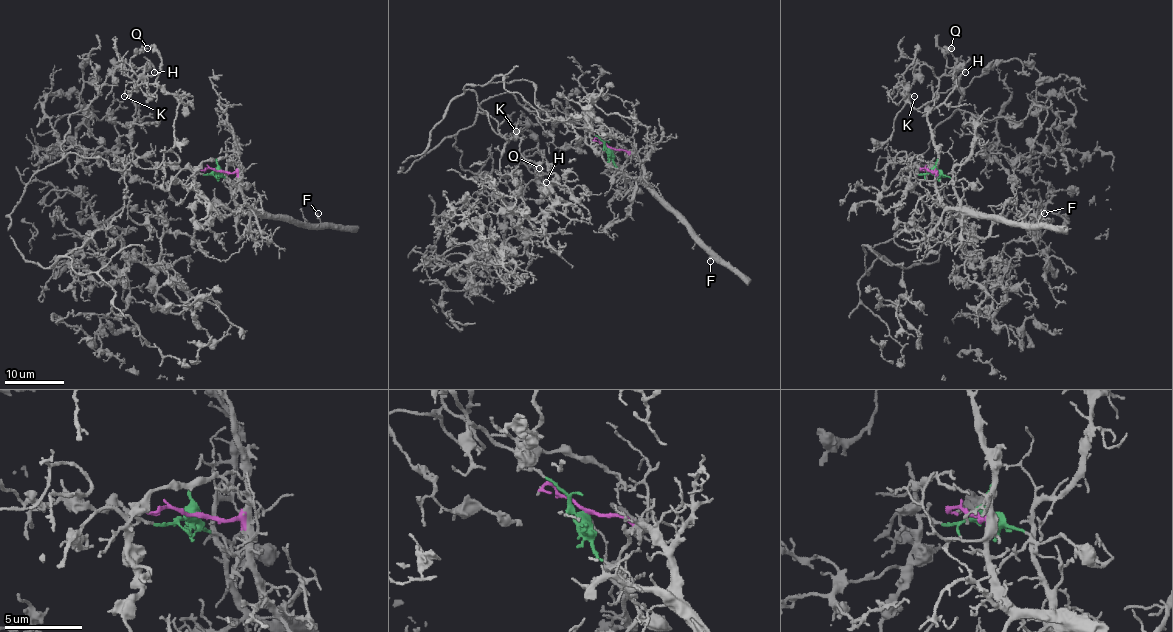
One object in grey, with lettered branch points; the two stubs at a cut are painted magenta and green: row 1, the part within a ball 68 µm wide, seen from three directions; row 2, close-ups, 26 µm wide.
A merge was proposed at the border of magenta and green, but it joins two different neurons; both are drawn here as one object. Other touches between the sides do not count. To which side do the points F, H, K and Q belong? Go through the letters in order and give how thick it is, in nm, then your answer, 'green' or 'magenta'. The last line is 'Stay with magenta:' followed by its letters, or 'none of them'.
F: 120 nm | magenta
H: 140 nm | green
K: 120 nm | green
Q: 480 nm | green
Stay with magenta: F

